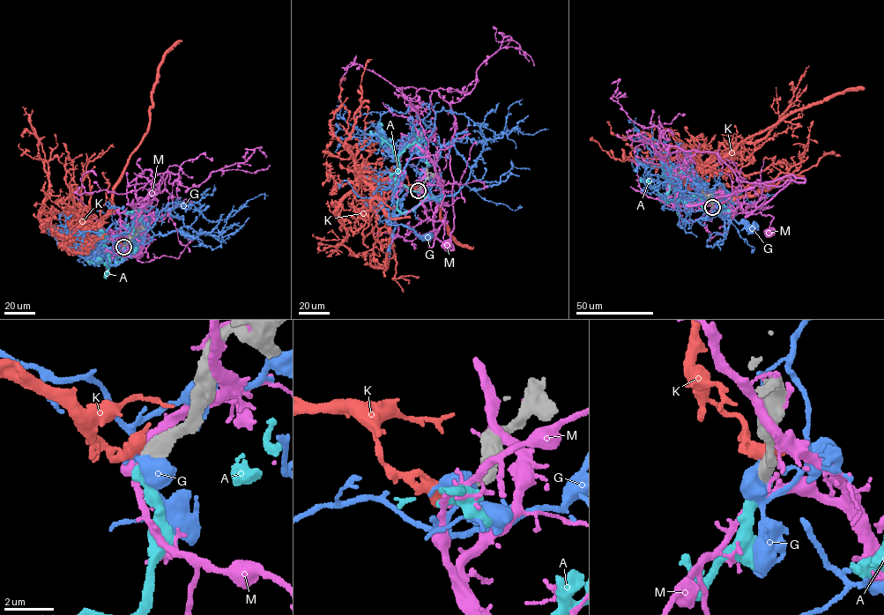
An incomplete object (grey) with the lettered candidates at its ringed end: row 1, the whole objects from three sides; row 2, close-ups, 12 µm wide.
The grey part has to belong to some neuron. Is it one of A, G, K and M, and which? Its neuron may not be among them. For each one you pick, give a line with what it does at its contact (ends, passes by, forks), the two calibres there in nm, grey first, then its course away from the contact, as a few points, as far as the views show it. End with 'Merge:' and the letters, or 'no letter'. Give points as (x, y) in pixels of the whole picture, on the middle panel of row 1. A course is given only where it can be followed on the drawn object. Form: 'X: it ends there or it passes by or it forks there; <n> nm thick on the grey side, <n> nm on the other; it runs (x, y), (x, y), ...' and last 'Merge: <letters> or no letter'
A: it ends there; 600 nm thick on the grey side, 500 nm on the other; it runs (418, 190), (397, 184), (395, 180), (398, 157), (421, 133), (417, 142), (404, 148)
Merge: A

